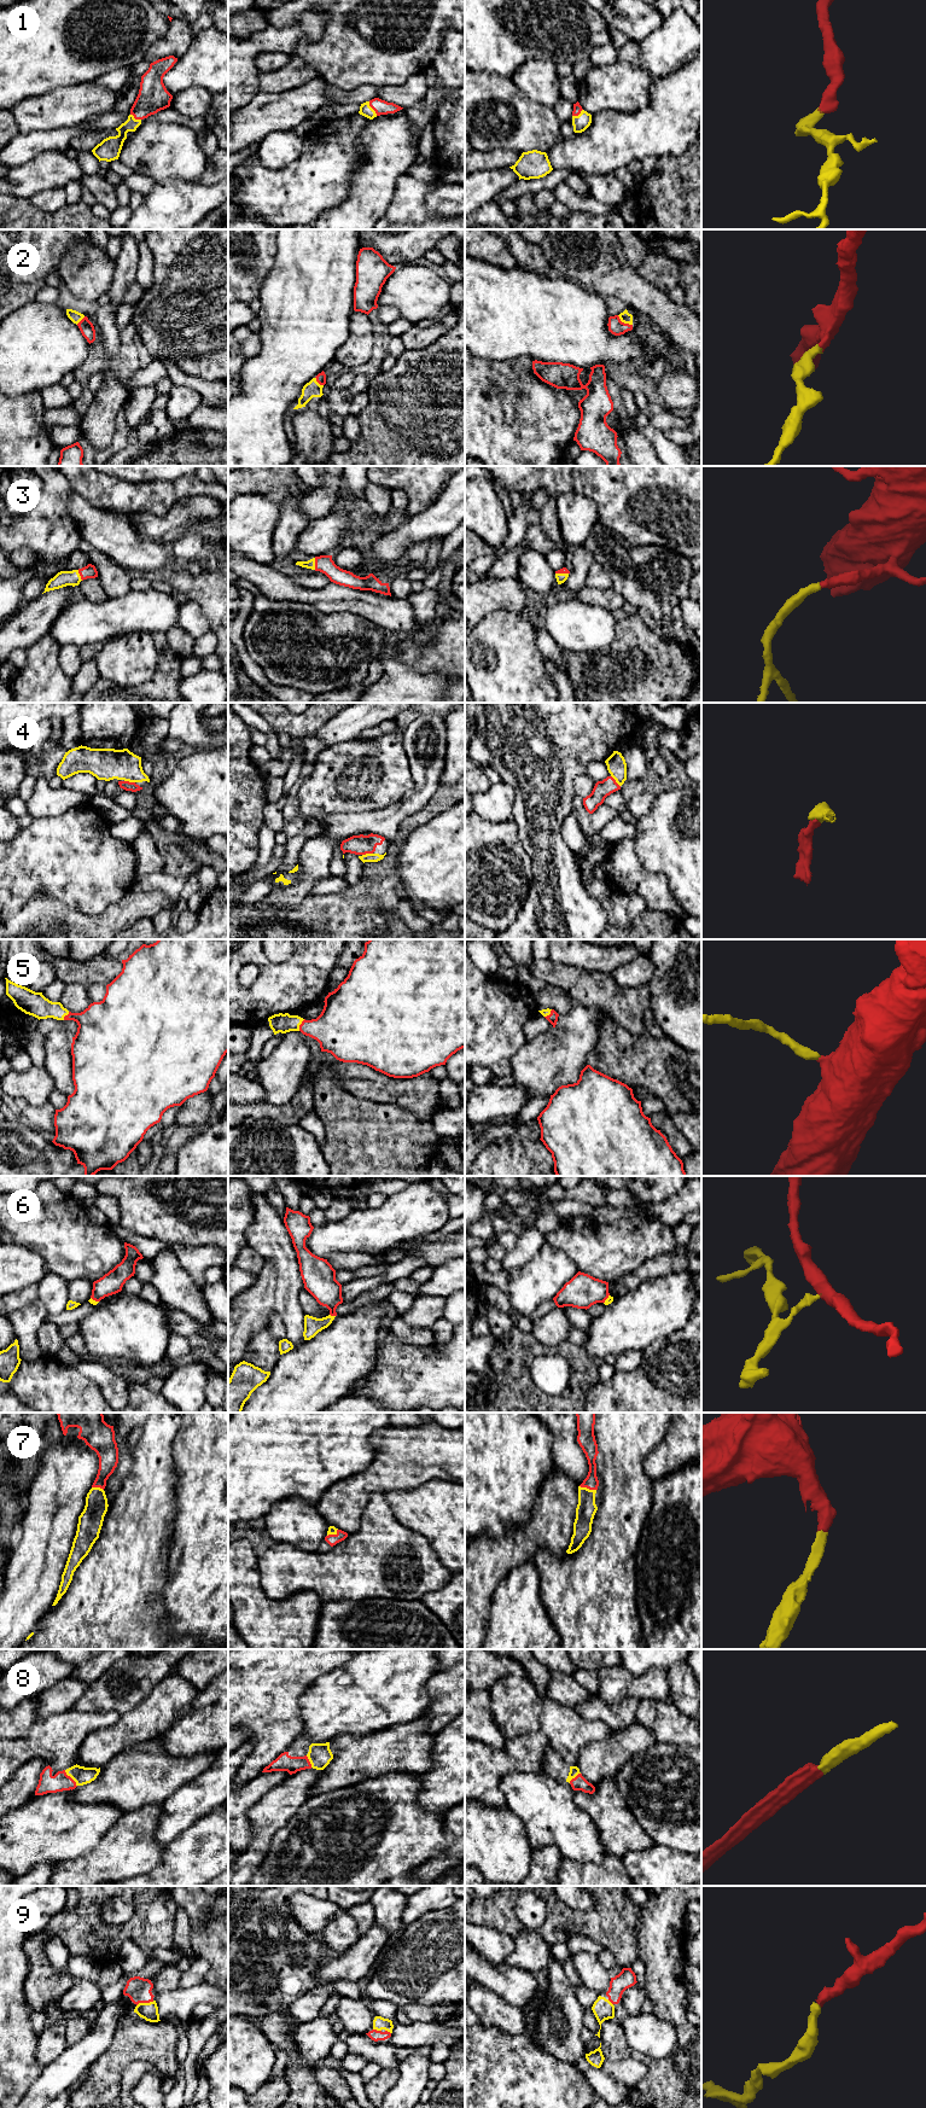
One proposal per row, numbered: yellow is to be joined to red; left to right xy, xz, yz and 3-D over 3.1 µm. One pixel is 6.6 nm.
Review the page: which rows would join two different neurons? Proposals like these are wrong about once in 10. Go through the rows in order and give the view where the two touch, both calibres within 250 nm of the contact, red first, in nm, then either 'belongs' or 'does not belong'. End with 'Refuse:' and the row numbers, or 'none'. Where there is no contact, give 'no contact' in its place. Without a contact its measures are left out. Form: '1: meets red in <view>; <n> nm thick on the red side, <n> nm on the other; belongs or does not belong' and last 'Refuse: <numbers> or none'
1: meets red in xz; 100 nm thick on the red side, 80 nm on the other; belongs
2: meets red in yz; 100 nm thick on the red side, 70 nm on the other; belongs
3: meets red in xz; 120 nm thick on the red side, 60 nm on the other; belongs
4: meets red in xy; 60 nm thick on the red side, 220 nm on the other; belongs
5: meets red in xz; 300 nm thick on the red side, 130 nm on the other; belongs
6: meets red in xz; 220 nm thick on the red side, 110 nm on the other; does not belong
7: meets red in yz; 90 nm thick on the red side, 130 nm on the other; belongs
8: meets red in xy; 130 nm thick on the red side, 120 nm on the other; belongs
9: meets red in xy; 160 nm thick on the red side, 120 nm on the other; belongs
Refuse: 6

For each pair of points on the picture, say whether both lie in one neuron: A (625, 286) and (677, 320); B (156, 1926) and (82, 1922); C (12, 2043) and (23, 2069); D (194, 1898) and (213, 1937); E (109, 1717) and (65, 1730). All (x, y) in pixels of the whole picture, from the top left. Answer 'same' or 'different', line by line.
A: same
B: same
C: same
D: same
E: same

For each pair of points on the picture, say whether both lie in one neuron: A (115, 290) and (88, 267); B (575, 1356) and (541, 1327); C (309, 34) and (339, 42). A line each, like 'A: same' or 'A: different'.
A: different
B: different
C: different

